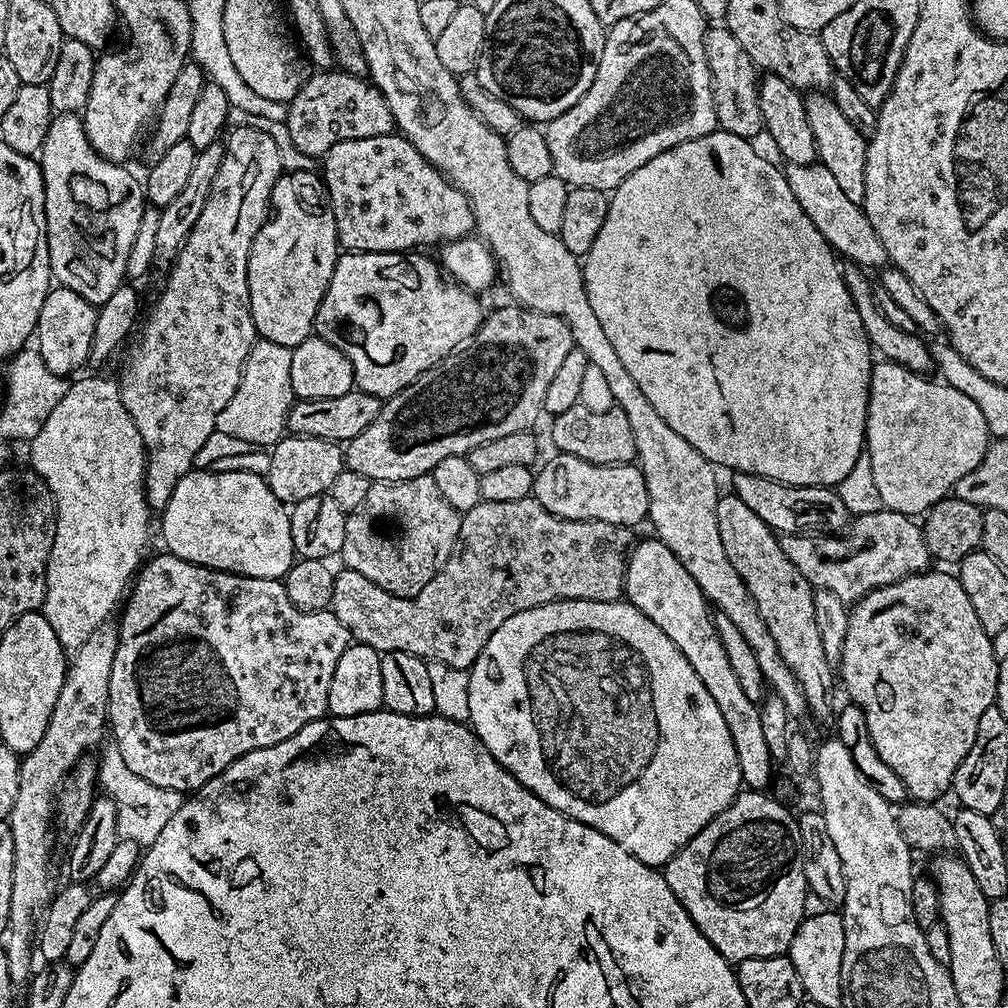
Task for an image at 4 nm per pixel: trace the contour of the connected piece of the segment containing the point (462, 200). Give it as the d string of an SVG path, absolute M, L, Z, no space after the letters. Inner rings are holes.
M402 134L375 136L374 138L354 138L350 142L338 142L338 146L330 146L328 153L322 157L322 164L324 164L322 179L325 188L328 190L328 203L336 223L336 238L339 247L344 252L406 252L423 249L423 244L443 246L453 240L465 239L475 229L476 219L468 195L462 189L457 188L448 177L442 175Z

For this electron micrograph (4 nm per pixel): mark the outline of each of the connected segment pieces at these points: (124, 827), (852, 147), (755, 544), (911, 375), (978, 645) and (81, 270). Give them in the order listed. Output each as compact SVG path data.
M114 742L107 743L102 749L101 760L98 760L97 779L101 789L114 802L118 810L118 834L121 840L130 840L135 844L147 846L154 843L158 834L162 834L166 822L178 814L184 805L185 793L170 790L162 786L154 786L154 782L146 782L146 778L138 778L136 773L127 769L122 762L122 752Z
M812 90L804 96L806 106L806 122L810 122L810 131L814 133L816 155L819 163L830 174L834 174L834 182L842 189L842 194L850 198L850 202L863 205L866 194L866 150L868 140L857 128L842 114L831 95L820 90Z
M731 494L721 495L716 507L718 518L718 534L722 534L722 546L726 546L726 558L730 558L730 566L738 570L754 606L758 606L758 614L762 614L762 622L766 622L766 630L778 646L778 654L782 654L782 662L790 666L794 678L804 691L804 702L807 711L820 724L831 725L834 720L832 708L832 680L834 684L834 666L826 660L822 648L821 635L818 634L814 618L813 587L802 574L798 574L798 566L782 554L782 546L777 533L773 532L750 506L742 503L742 498Z
M897 364L872 365L866 418L866 453L884 508L913 518L955 489L958 478L982 462L990 437L986 418L962 390Z
M925 570L916 572L913 576L902 578L890 586L874 588L861 600L851 605L849 611L849 626L846 629L845 644L842 646L841 658L838 665L838 680L844 683L848 691L847 699L857 704L866 714L866 730L870 734L870 742L874 742L874 750L882 757L882 762L898 774L898 778L906 786L909 797L916 802L936 802L945 791L951 789L952 779L966 754L970 754L970 746L974 746L974 738L978 734L978 718L986 714L986 710L993 707L995 702L995 687L998 686L998 670L1000 661L998 653L992 649L993 637L982 630L982 622L978 622L978 614L974 614L974 606L970 606L970 598L966 598L966 590L962 590L959 579L952 576L951 571L932 572Z
M76 114L53 115L52 125L46 134L46 142L41 146L38 153L38 166L42 170L42 178L44 179L44 231L46 233L46 247L50 254L50 266L52 267L55 283L74 290L74 294L82 294L82 298L86 298L86 302L98 306L102 302L106 302L106 298L110 298L110 294L114 294L114 290L118 290L120 284L125 283L127 259L130 257L131 247L134 246L134 240L138 234L139 224L142 222L143 212L146 207L145 185L141 181L139 184L136 181L135 174L127 172L124 169L125 165L123 163L108 160L104 156L97 154L94 146L90 146L90 138L86 138L83 119Z

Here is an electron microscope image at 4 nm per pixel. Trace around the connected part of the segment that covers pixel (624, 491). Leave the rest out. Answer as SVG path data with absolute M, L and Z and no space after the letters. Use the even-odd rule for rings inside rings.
M556 452L542 464L534 472L532 495L550 514L567 520L601 520L631 529L647 521L650 498L646 478L635 463L595 464L574 458L574 454Z

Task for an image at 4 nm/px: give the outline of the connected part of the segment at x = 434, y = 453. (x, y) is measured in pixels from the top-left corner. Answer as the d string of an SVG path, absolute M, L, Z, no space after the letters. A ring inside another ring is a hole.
M511 307L489 311L476 331L474 342L426 370L398 394L387 397L381 403L378 418L374 418L358 438L347 441L343 449L347 471L362 474L373 482L409 480L431 474L442 458L467 456L474 446L482 446L482 442L529 431L532 423L542 416L546 390L574 345L562 318L529 308Z

